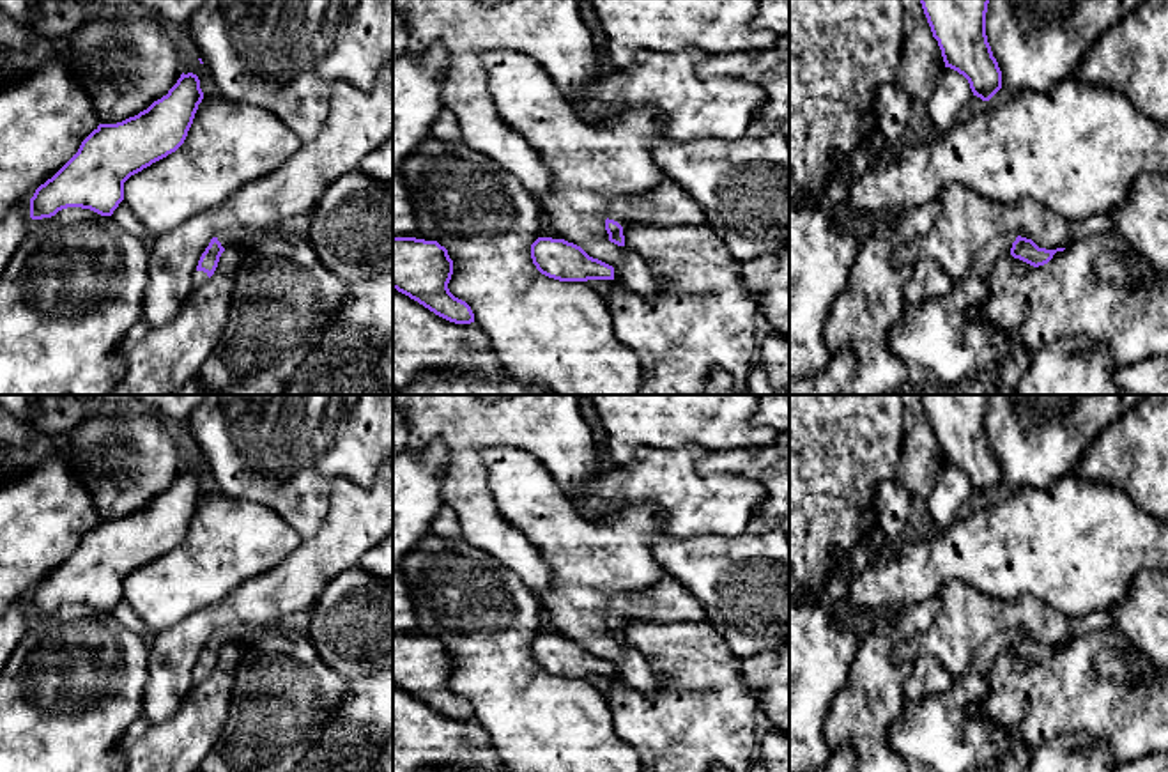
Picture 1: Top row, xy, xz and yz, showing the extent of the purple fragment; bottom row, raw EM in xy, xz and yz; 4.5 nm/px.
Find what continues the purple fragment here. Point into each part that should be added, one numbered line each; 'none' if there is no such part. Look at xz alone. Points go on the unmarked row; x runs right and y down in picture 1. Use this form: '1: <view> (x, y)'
1: xz (669, 601)

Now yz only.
1: yz (938, 733)

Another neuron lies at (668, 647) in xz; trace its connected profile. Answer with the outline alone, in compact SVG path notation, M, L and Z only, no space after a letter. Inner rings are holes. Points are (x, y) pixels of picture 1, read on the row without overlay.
M628 621L623 625L625 641L639 650L660 675L655 694L641 692L623 680L614 680L607 691L618 737L637 751L642 772L710 772L715 765L729 772L749 772L756 749L756 694L742 676L742 659L708 621L658 625Z

